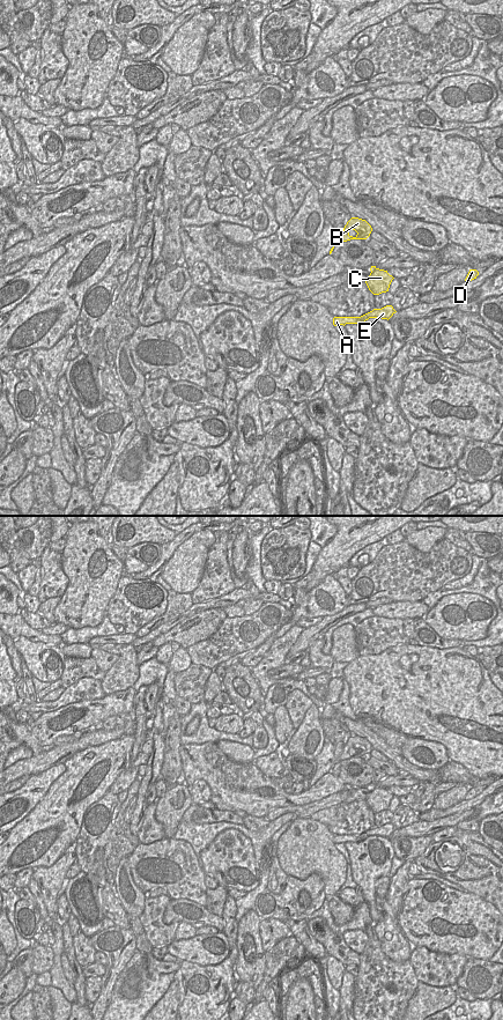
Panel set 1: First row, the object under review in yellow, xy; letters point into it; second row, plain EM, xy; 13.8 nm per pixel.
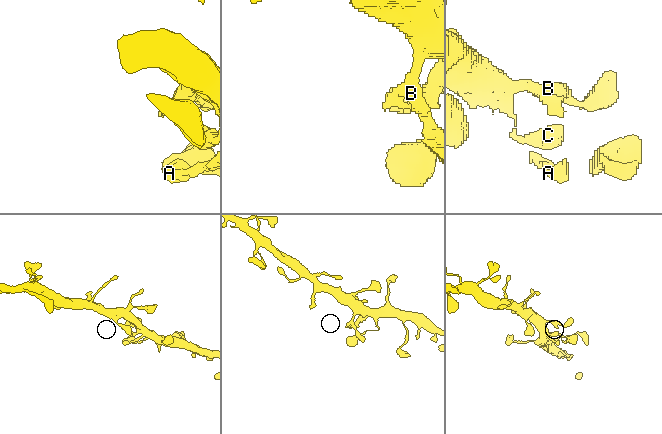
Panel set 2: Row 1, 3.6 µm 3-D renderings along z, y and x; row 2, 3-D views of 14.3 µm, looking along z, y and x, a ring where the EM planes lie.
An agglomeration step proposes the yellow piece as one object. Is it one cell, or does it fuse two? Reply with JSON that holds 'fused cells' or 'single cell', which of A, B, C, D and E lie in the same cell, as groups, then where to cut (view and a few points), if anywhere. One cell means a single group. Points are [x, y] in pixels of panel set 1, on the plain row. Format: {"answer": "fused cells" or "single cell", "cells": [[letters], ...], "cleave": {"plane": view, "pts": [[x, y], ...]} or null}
{"answer": "single cell", "cells": [["A", "B", "C", "D", "E"]], "cleave": null}

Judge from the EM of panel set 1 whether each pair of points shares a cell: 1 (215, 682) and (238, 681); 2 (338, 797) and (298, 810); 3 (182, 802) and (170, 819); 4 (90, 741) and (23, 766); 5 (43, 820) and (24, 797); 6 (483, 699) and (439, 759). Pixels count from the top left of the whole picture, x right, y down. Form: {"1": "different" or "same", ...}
{"1": "different", "2": "same", "3": "same", "4": "same", "5": "different", "6": "different"}

